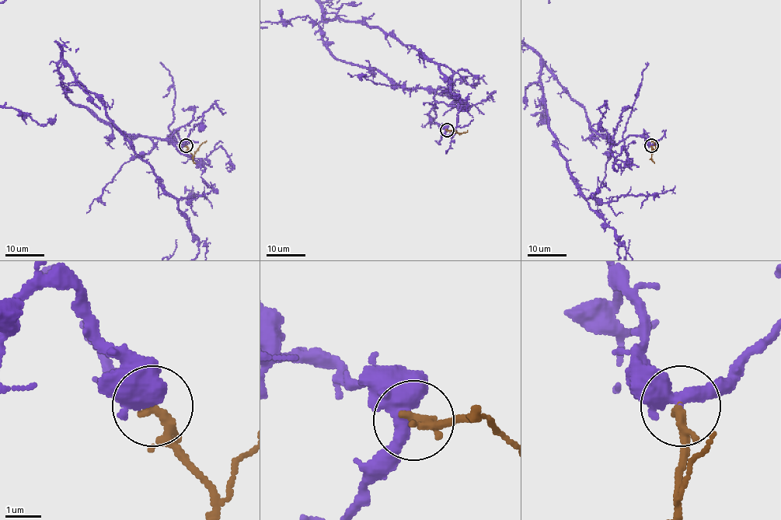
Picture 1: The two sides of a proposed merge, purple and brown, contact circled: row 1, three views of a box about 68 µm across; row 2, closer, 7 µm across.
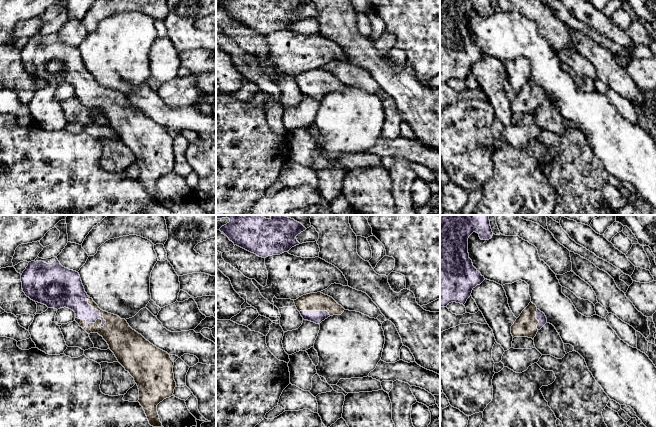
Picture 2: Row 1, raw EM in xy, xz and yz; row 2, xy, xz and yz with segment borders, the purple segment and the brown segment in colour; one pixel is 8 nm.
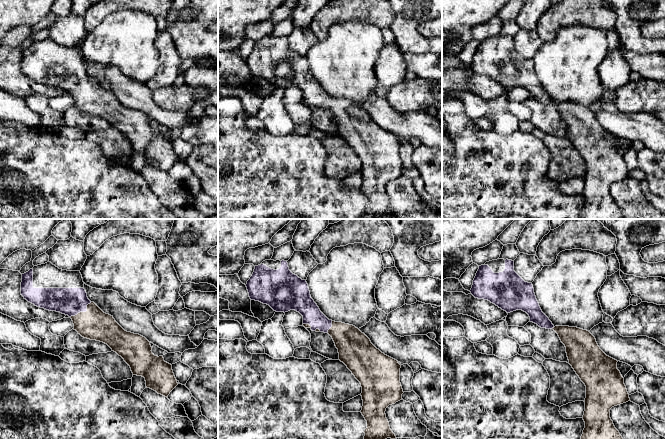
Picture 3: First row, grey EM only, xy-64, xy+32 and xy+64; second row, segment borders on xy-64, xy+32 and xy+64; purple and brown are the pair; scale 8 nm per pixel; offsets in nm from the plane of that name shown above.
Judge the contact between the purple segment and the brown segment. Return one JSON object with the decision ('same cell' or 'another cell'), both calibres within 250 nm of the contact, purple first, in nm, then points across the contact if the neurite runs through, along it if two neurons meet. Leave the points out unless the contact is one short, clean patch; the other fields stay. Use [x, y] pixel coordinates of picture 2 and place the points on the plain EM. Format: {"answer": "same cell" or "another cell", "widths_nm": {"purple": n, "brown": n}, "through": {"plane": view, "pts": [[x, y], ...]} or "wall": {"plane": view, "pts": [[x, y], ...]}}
{"answer": "same cell", "widths_nm": {"purple": 220, "brown": 220}, "through": {"plane": "xy", "pts": [[72, 71], [88, 87], [98, 87], [117, 109]]}}

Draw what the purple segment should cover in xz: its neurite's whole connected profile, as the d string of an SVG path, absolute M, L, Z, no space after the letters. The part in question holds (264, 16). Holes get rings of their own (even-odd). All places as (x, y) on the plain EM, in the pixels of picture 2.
M226 0L220 4L234 21L262 34L299 21L296 12L305 6L302 0Z

